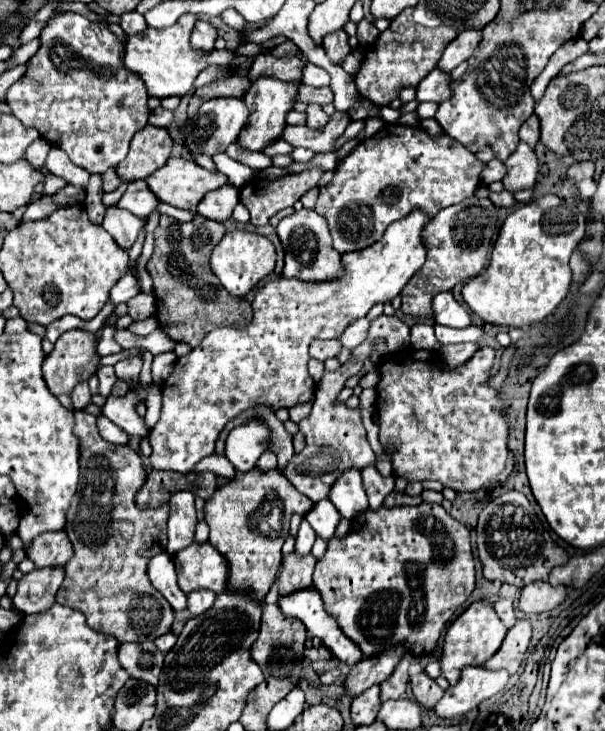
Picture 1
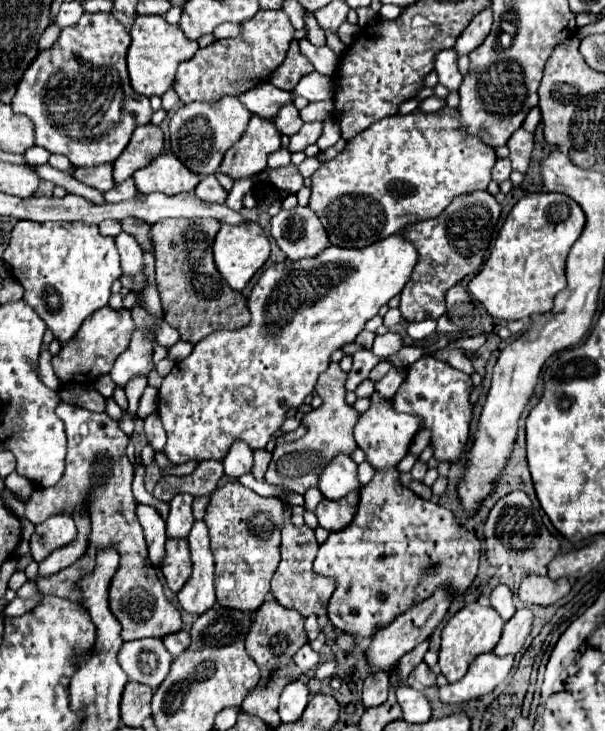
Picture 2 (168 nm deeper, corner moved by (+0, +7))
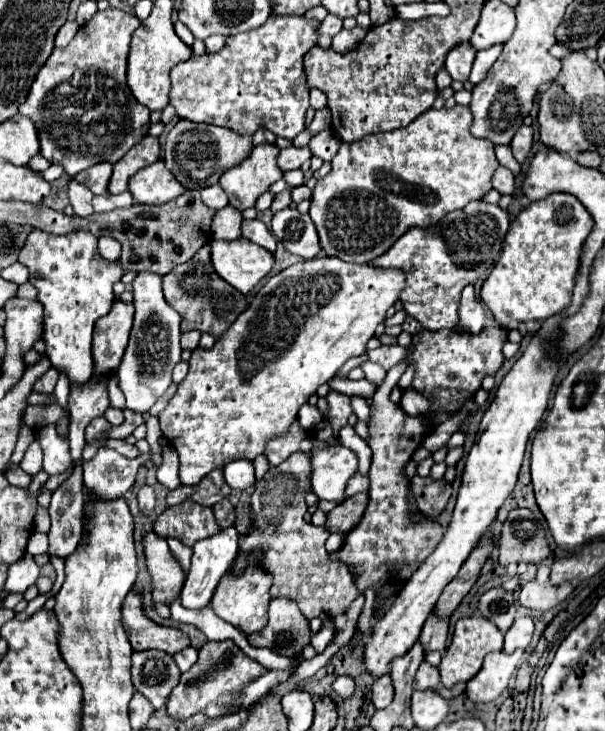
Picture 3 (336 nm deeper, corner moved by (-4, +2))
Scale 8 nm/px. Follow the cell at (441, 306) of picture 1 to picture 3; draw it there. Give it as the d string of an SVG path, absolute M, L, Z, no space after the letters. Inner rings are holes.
M472 285L464 287L460 305L458 305L458 325L456 327L458 329L466 327L470 333L480 333L484 327L484 319L486 319L486 313L484 313L480 299L474 293L474 287Z

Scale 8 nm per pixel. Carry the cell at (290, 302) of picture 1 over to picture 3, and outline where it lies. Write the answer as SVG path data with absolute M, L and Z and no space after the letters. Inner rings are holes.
M326 255L300 261L272 275L250 307L212 349L198 347L192 351L186 379L160 413L162 435L180 457L180 481L184 485L196 485L216 467L222 469L234 459L252 461L258 457L270 437L290 429L298 409L308 403L310 395L314 395L320 385L328 383L350 357L358 357L366 351L366 343L386 319L386 311L398 301L402 289L404 273L400 269L346 263Z

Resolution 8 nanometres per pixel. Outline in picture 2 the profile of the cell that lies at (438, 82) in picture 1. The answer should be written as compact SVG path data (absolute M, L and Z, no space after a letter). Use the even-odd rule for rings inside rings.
M442 50L436 56L436 72L438 82L448 86L450 90L458 90L462 84L462 74L458 72L458 54L454 50Z

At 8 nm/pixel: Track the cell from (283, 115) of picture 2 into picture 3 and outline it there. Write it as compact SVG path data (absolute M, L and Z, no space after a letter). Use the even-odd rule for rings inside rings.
M270 17L262 27L258 29L252 29L252 31L246 31L246 33L238 33L238 35L232 35L228 37L224 49L220 49L218 53L206 53L202 57L194 55L192 59L188 61L182 61L178 63L172 73L170 73L170 79L172 79L172 89L170 89L170 105L174 105L178 117L182 119L190 119L190 121L200 121L200 123L212 123L212 125L220 125L220 127L230 127L238 133L254 133L258 127L266 127L270 129L276 137L286 137L286 139L294 139L300 131L304 131L306 128L305 114L310 107L309 103L309 90L310 88L306 84L306 77L304 77L304 65L302 65L302 57L308 49L312 49L316 45L316 27L320 23L318 21L306 21L304 17Z

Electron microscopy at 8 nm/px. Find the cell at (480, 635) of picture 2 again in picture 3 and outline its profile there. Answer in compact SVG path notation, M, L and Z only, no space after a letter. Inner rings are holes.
M472 615L472 617L462 617L456 621L456 627L454 627L454 635L452 635L452 643L450 647L446 649L444 657L442 657L442 663L440 663L440 677L442 677L442 685L444 687L452 687L460 681L470 681L482 667L482 661L488 653L494 653L494 651L502 651L502 645L504 645L504 635L502 631L492 623L492 621L486 621L482 615Z

